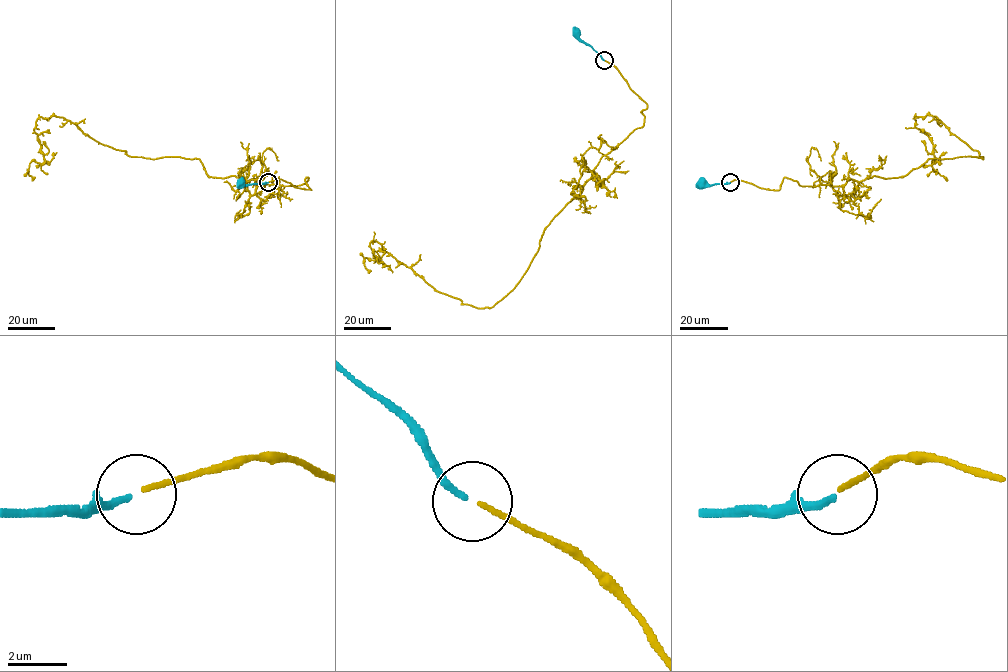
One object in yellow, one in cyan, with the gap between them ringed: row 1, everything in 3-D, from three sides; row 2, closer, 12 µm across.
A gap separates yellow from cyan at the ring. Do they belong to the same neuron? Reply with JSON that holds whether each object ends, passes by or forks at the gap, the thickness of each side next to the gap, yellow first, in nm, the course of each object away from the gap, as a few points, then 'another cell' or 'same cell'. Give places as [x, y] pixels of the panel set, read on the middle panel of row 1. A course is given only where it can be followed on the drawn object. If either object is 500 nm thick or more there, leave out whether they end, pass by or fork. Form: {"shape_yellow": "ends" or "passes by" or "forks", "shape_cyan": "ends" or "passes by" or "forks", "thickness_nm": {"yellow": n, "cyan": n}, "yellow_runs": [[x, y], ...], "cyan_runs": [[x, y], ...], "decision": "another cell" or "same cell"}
{"shape_yellow": "ends", "shape_cyan": "ends", "thickness_nm": {"yellow": 170, "cyan": 240}, "yellow_runs": [[605, 60], [647, 105], [643, 125], [602, 156], [506, 295], [463, 304], [375, 241], [369, 272]], "cyan_runs": [[604, 60], [575, 33]], "decision": "another cell"}

